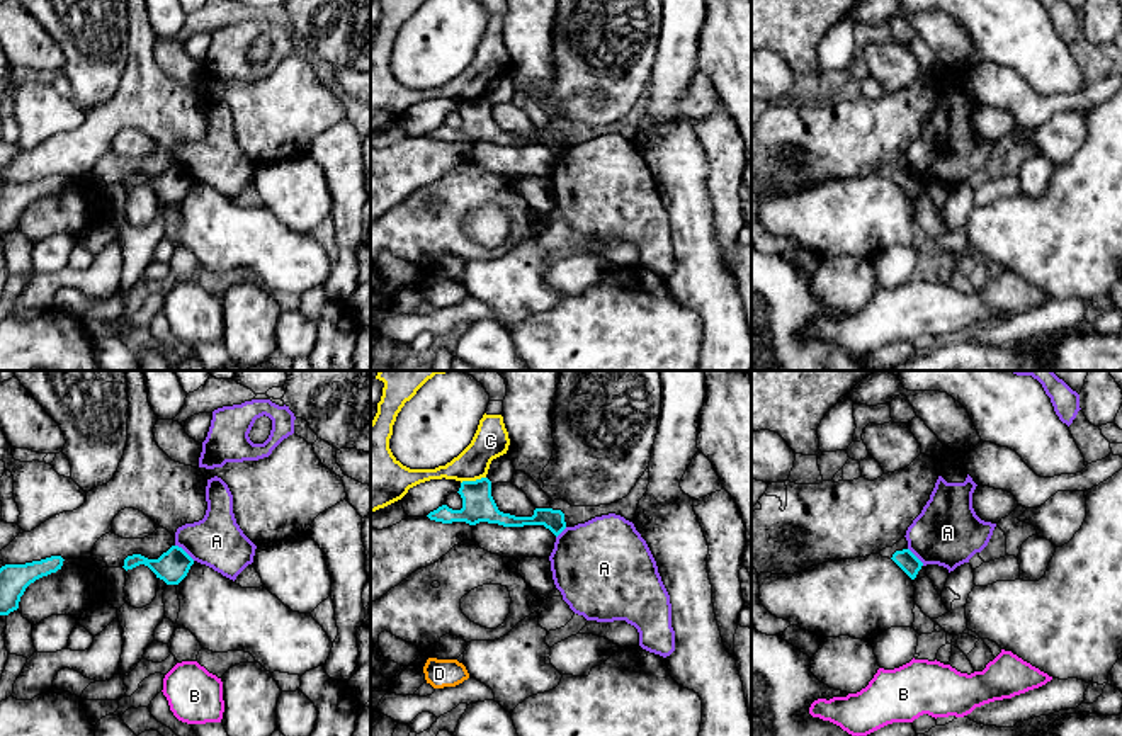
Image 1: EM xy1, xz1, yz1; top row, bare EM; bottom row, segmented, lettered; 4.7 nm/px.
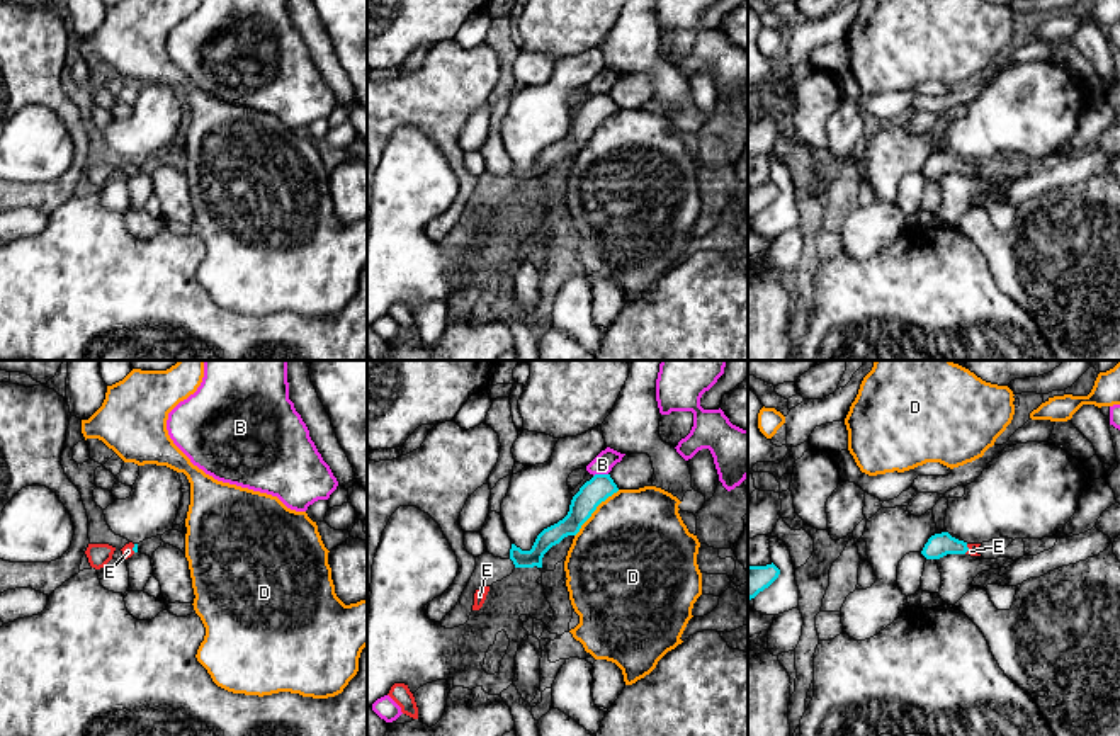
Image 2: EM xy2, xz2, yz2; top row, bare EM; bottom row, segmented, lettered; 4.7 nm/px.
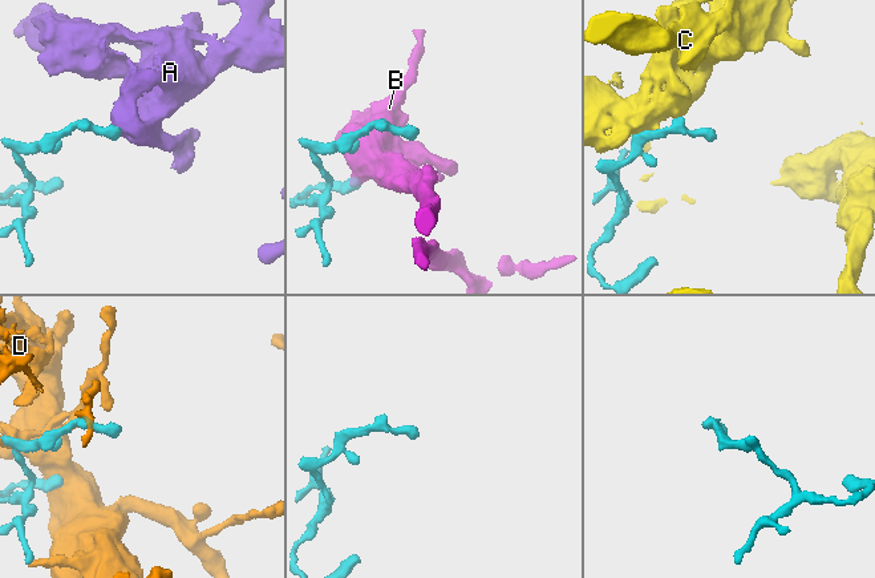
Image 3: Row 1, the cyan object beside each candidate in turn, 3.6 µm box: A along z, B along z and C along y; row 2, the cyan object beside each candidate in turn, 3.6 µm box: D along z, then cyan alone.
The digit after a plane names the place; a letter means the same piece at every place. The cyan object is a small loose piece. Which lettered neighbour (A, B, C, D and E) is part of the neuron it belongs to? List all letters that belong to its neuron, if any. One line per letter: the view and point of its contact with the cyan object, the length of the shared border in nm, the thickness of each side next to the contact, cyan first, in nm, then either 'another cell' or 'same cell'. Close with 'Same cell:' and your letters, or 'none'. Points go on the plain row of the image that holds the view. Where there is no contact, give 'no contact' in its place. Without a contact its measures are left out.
A: xy1 (184, 170) | 120 nm | 160/260 nm | another cell
B: xz2 (600, 94) | 70 nm | 120/100 nm | another cell
C: xz1 (473, 101) | 120 nm | 160/160 nm | another cell
D: xz2 (595, 128) | 300 nm | 120/500 nm | another cell
E: yz2 (967, 169) | 50 nm | 110/40 nm | same cell
Same cell: E

